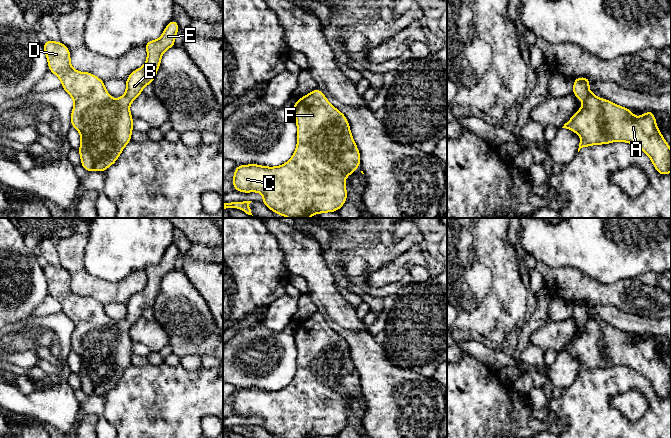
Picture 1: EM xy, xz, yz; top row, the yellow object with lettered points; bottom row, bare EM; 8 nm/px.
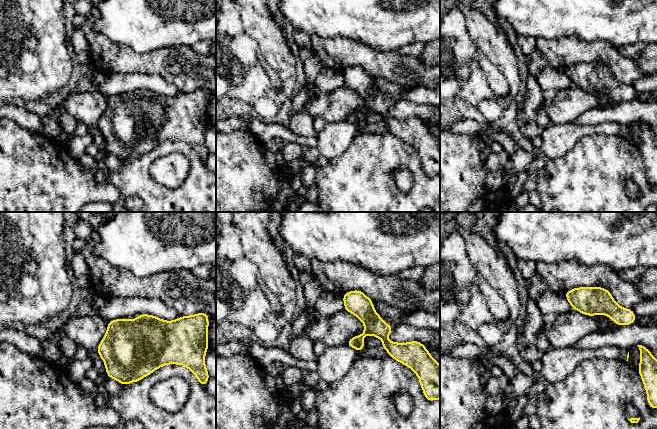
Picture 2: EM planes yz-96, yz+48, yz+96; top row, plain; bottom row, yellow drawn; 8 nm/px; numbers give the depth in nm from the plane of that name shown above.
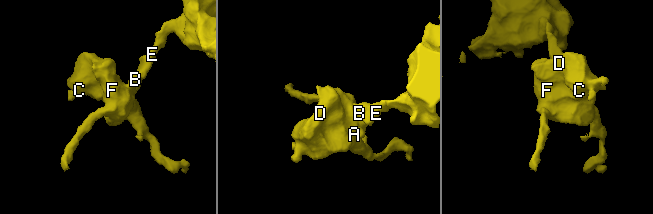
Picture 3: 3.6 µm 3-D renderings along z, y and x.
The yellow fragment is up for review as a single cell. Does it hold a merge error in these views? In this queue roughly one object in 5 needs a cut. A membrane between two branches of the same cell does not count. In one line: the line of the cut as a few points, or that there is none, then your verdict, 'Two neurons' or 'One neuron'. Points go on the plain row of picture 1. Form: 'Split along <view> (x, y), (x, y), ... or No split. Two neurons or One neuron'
No split. One neuron

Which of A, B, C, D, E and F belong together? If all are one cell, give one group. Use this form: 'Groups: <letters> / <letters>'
Groups: A B C D E F

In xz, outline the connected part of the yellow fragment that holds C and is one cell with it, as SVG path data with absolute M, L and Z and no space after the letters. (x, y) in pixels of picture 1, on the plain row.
M314 313L308 319L299 322L299 324L292 330L295 336L295 345L297 348L297 370L292 381L283 389L275 391L261 390L258 388L239 389L234 393L234 401L232 408L234 413L239 416L260 416L263 419L263 427L271 435L278 438L319 438L338 435L347 424L347 414L345 410L346 401L349 398L354 398L356 392L361 389L360 376L352 361L346 340L329 327L325 319L318 313Z

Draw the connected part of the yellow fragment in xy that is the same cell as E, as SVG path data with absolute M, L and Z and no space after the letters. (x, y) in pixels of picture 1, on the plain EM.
M172 243L159 263L145 268L145 288L130 297L125 304L125 318L115 325L105 313L103 304L71 291L67 270L60 265L47 264L43 267L49 295L61 304L61 312L74 324L71 350L81 359L78 375L86 395L104 396L116 386L131 365L133 342L129 330L147 308L153 308L162 278L175 270L178 254L177 245Z

